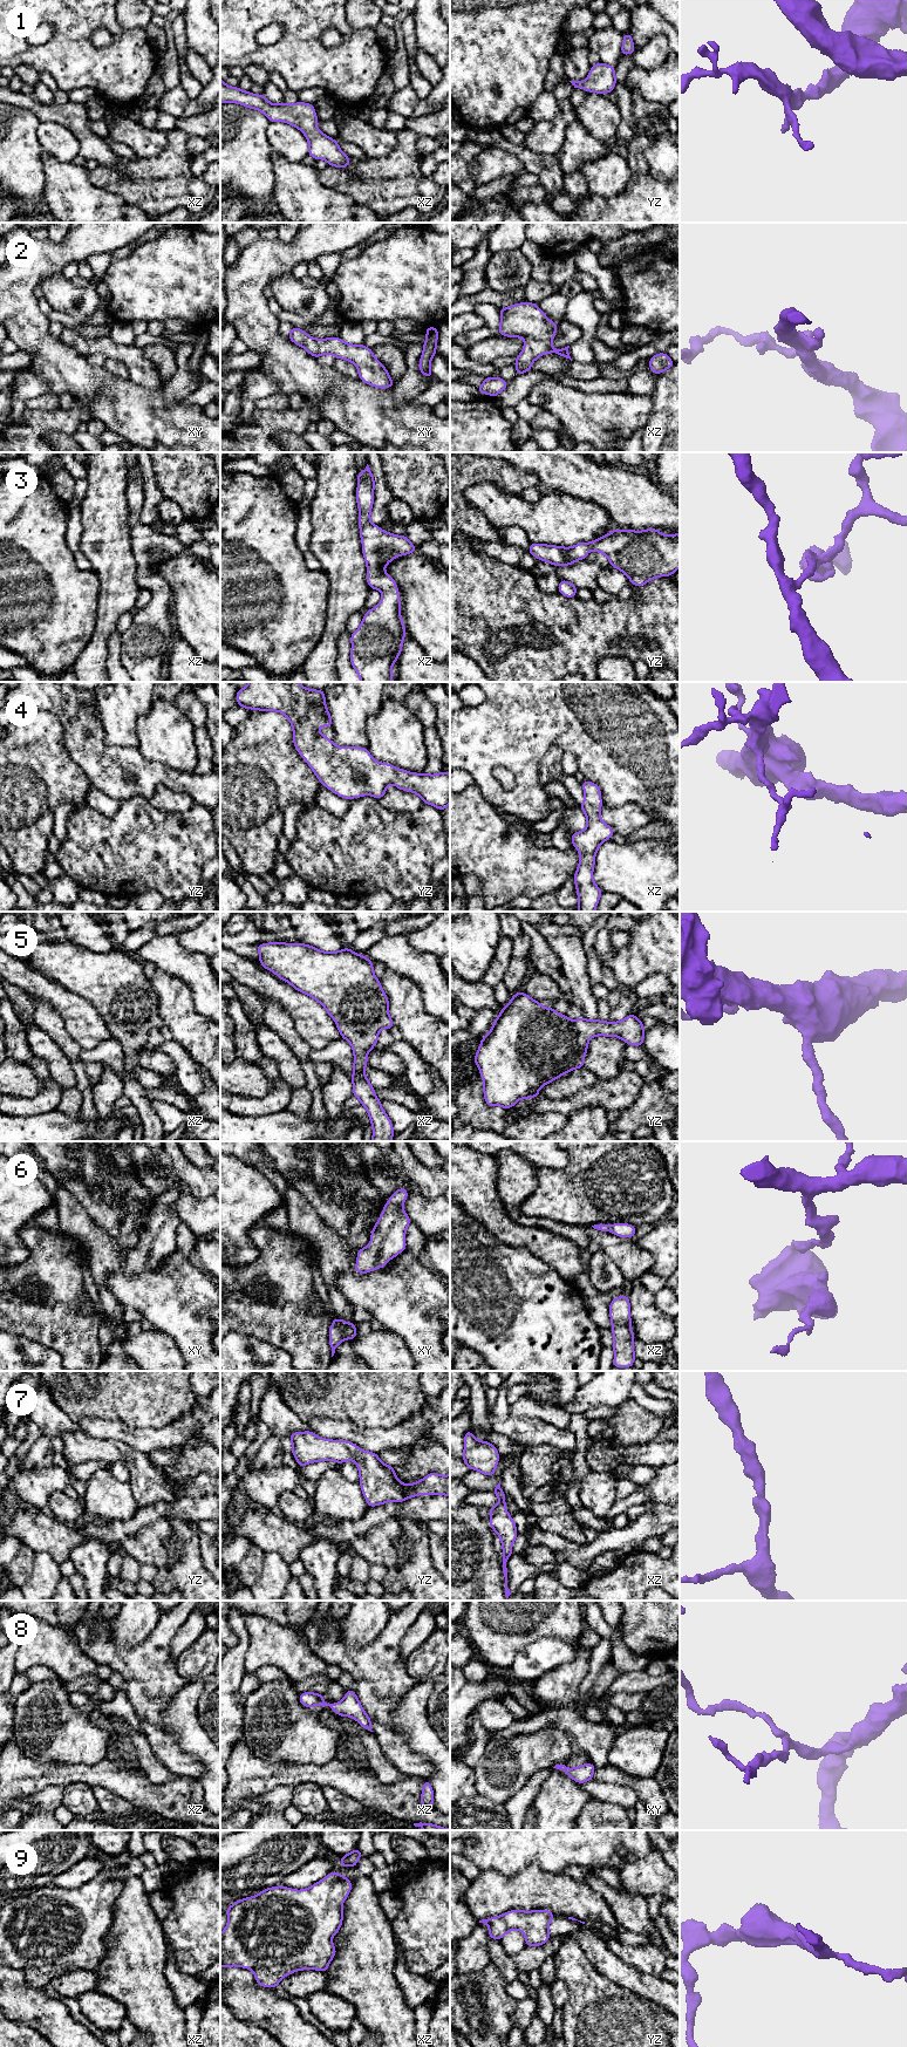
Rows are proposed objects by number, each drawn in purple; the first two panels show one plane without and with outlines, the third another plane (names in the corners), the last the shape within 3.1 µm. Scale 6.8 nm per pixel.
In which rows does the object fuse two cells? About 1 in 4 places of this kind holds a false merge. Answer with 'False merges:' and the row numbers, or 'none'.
False merges: none

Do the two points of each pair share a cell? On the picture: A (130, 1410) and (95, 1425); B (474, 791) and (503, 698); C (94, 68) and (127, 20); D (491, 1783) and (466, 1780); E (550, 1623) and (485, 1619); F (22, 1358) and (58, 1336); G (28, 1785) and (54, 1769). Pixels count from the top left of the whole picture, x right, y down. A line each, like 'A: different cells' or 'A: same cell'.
A: different cells
B: different cells
C: different cells
D: different cells
E: same cell
F: different cells
G: same cell

